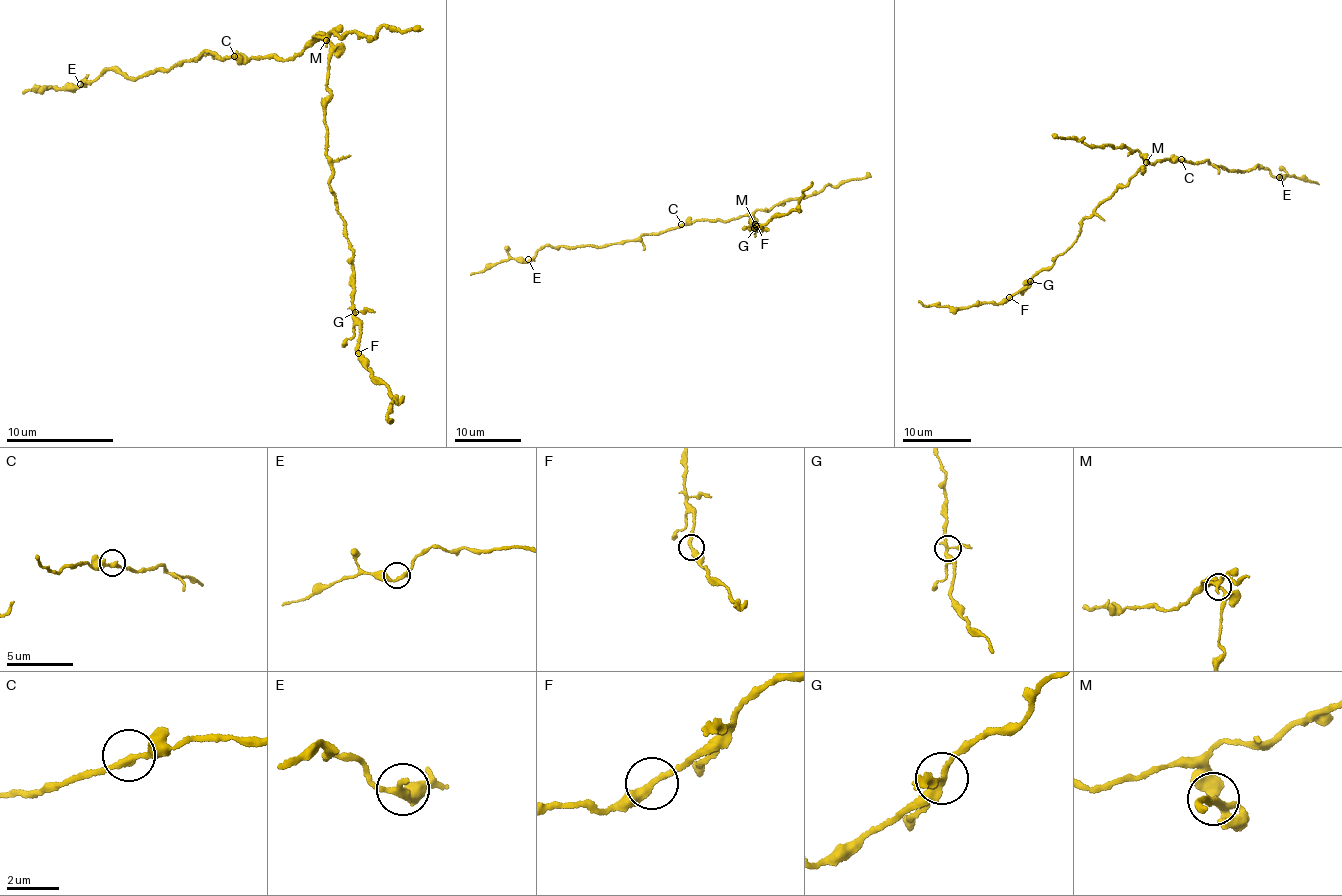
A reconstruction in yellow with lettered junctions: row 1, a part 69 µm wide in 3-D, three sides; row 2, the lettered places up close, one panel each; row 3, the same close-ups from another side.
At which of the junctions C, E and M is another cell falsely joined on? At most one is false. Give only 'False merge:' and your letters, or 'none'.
False merge: M

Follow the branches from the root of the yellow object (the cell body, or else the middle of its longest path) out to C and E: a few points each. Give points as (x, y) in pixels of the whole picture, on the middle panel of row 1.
C: (750, 216), (723, 221), (698, 218), (681, 224)
E: (750, 216), (729, 220), (696, 219), (657, 233), (641, 235), (634, 240), (600, 247), (547, 245), (528, 259)

